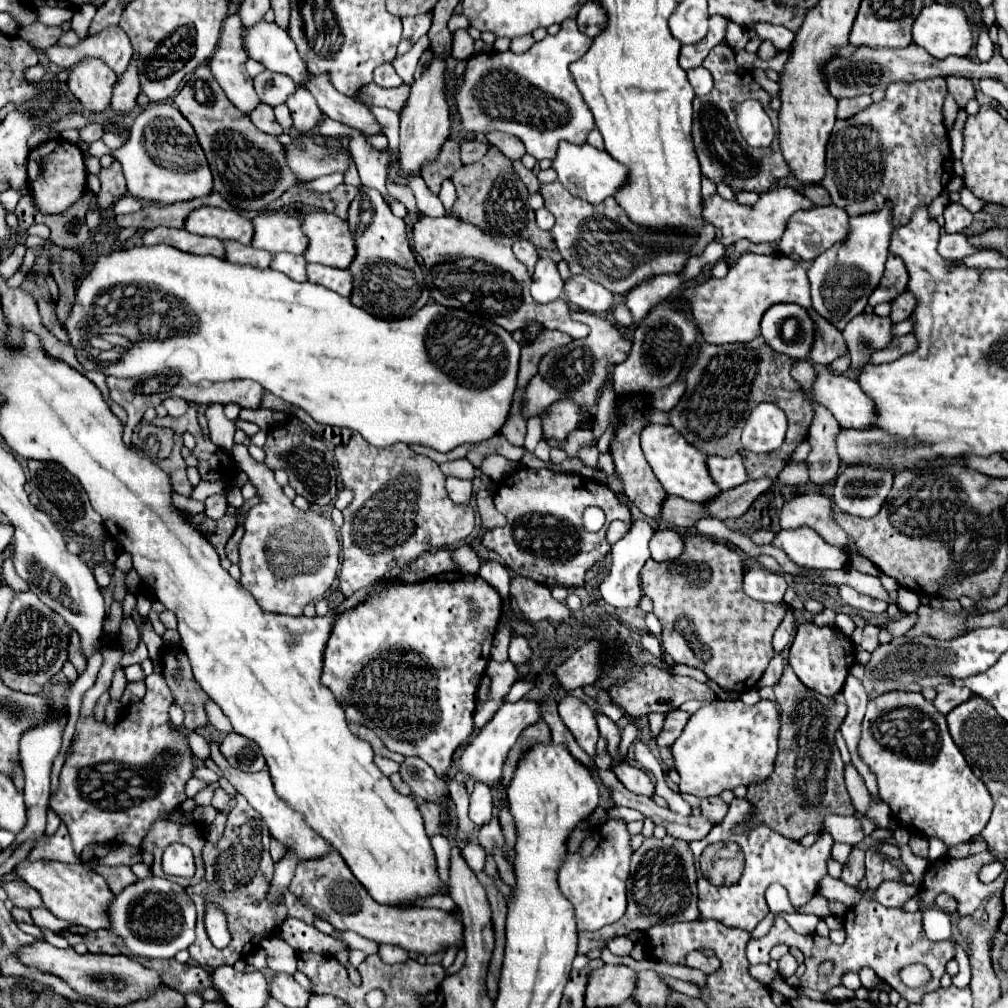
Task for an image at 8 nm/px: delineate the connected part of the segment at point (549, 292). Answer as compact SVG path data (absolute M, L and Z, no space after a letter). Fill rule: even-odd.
M538 258L536 262L536 270L534 270L534 276L532 276L532 286L530 286L530 292L532 292L532 298L540 304L546 304L546 302L552 302L556 300L560 294L562 294L562 278L558 274L558 268L556 268L556 262L550 260L550 258Z

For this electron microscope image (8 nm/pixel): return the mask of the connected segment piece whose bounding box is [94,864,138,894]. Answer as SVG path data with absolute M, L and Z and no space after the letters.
M94 866L96 868L96 872L108 882L108 886L110 886L110 890L114 892L114 894L120 894L126 886L130 886L130 884L136 884L136 876L132 874L132 870L128 868L128 866L116 866L116 868L106 868L106 866Z

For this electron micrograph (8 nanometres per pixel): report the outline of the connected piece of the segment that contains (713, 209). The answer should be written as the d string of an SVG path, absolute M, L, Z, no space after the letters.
M778 188L778 190L764 192L754 206L744 206L736 198L724 200L718 194L712 194L710 198L702 198L702 218L706 224L712 224L716 230L720 230L720 240L722 240L724 248L736 244L742 238L746 238L754 244L776 242L782 238L788 218L794 212L806 210L806 208L812 208L812 202L804 194L800 194L792 188Z

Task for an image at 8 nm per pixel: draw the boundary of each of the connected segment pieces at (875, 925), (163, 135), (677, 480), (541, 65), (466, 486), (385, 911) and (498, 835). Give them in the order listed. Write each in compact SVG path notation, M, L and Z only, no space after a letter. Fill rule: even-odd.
M862 900L860 904L848 908L846 918L844 918L844 928L846 928L846 942L836 946L834 942L830 942L830 938L820 938L816 934L798 934L794 932L788 922L782 916L776 916L770 932L762 938L750 940L748 948L746 948L746 958L750 964L768 964L771 957L770 951L772 946L776 944L786 944L786 946L794 946L804 954L804 964L806 964L806 972L800 980L800 986L804 988L812 988L818 992L826 992L832 986L840 984L842 974L846 972L860 972L864 966L872 968L880 980L888 982L894 990L898 990L898 994L902 998L906 998L908 1002L918 1004L922 1000L922 996L926 992L938 990L940 988L940 978L946 972L946 964L954 958L954 944L952 940L944 940L944 942L930 942L924 932L922 932L922 914L908 914L902 908L884 908L882 904L876 904L874 900ZM824 960L832 960L834 962L834 970L830 976L822 978L818 974L818 966ZM910 964L924 964L928 966L928 970L932 972L932 980L928 982L928 986L922 988L908 988L902 984L898 972L904 966Z
M150 102L138 114L130 130L130 140L114 152L114 158L124 168L128 192L140 200L174 204L208 196L212 192L212 172L208 168L206 156L192 126L172 102Z
M650 424L642 430L640 438L642 438L642 450L646 454L646 460L652 466L656 478L660 480L660 484L664 486L668 496L680 496L690 502L706 504L720 494L720 490L718 490L716 482L712 480L708 466L706 466L708 454L702 454L692 444L688 444L674 426Z
M568 20L556 36L548 34L524 54L512 54L508 50L470 56L456 90L458 114L464 128L482 134L490 130L512 134L522 140L528 154L536 160L554 160L562 140L584 144L596 124L568 66L582 58L590 46L592 40L578 30L576 20Z
M447 477L445 483L448 496L456 504L466 504L472 498L472 480L462 480L462 478Z
M332 850L328 858L300 862L290 882L290 890L302 900L304 906L308 906L316 916L328 920L336 930L356 932L378 944L392 944L408 952L428 956L444 952L450 946L462 948L464 942L462 920L454 918L450 912L418 906L392 908L372 902L372 896L364 890L364 886L360 886L360 882L356 882L356 878L352 878L352 872L348 870L348 866L344 866L344 860L336 854L336 850Z
M495 804L493 808L492 820L490 820L486 826L482 826L482 828L480 828L480 832L478 832L480 846L482 846L482 848L486 848L488 852L492 852L494 842L496 842L496 846L504 848L504 838L502 838L502 830L500 830L500 824L498 824L497 814L498 808Z

